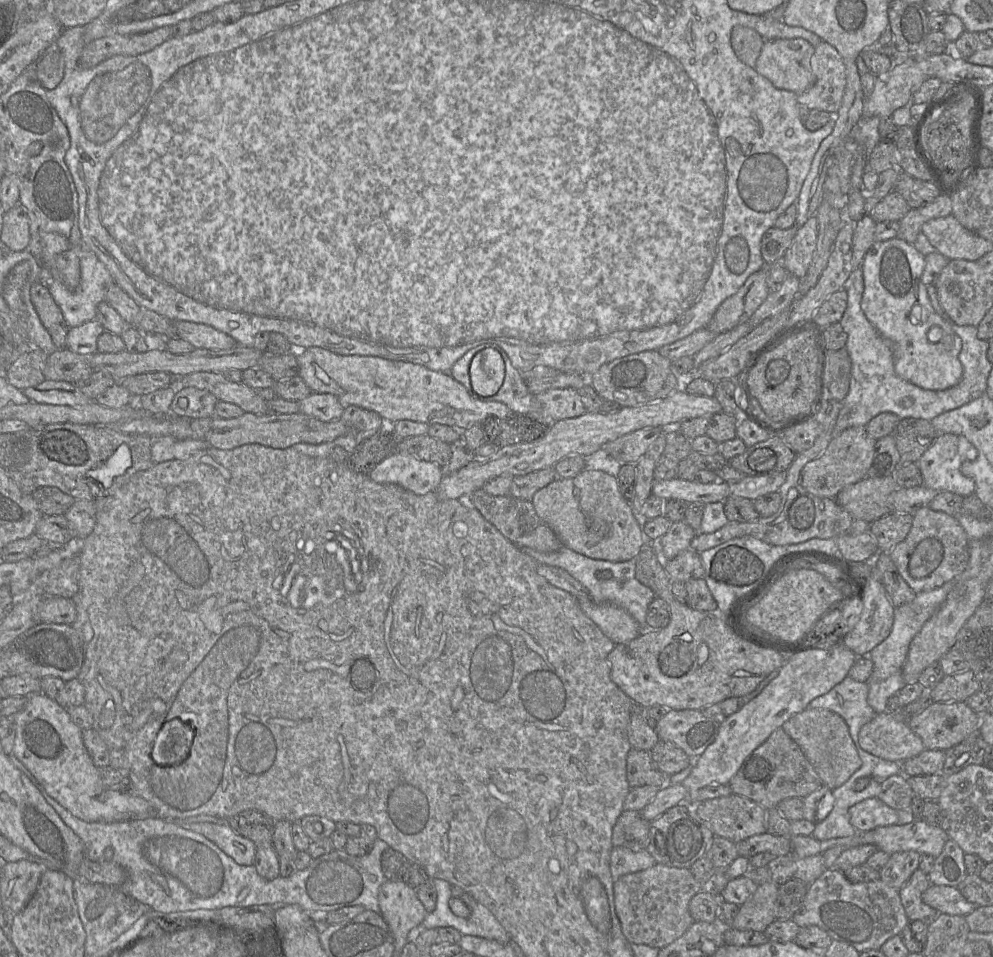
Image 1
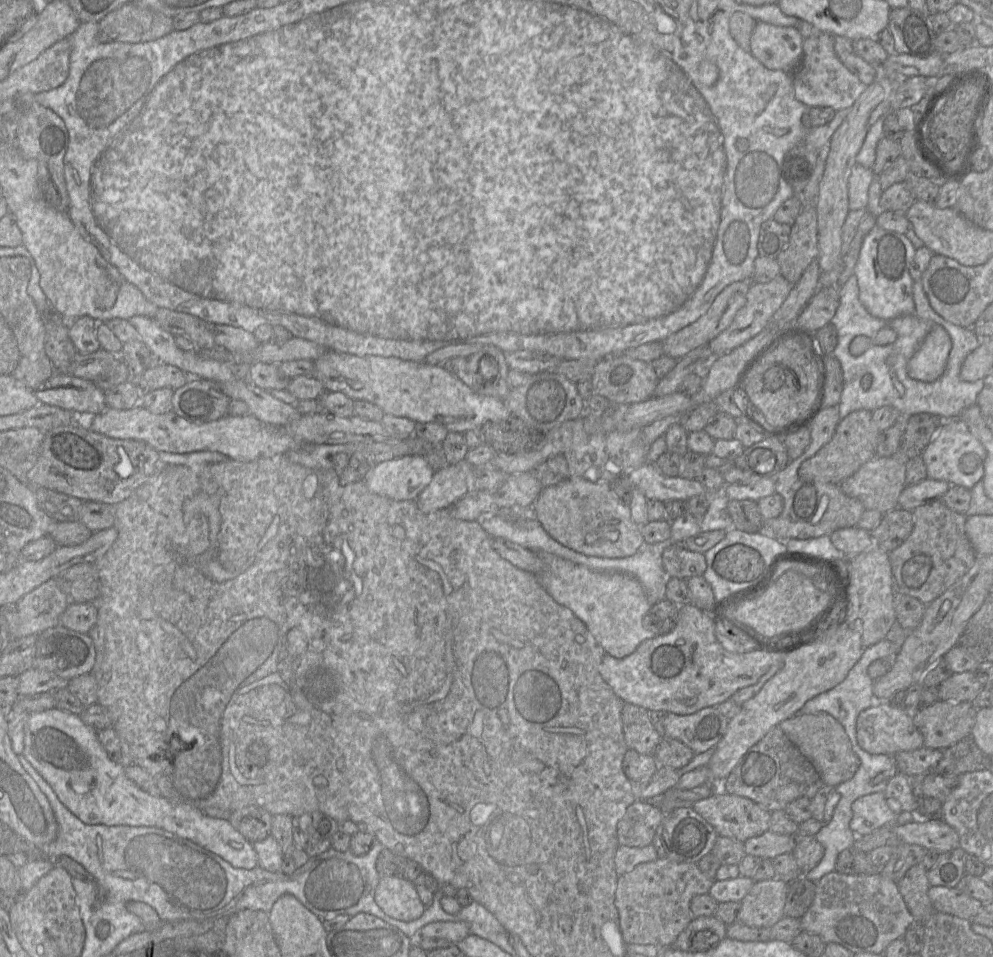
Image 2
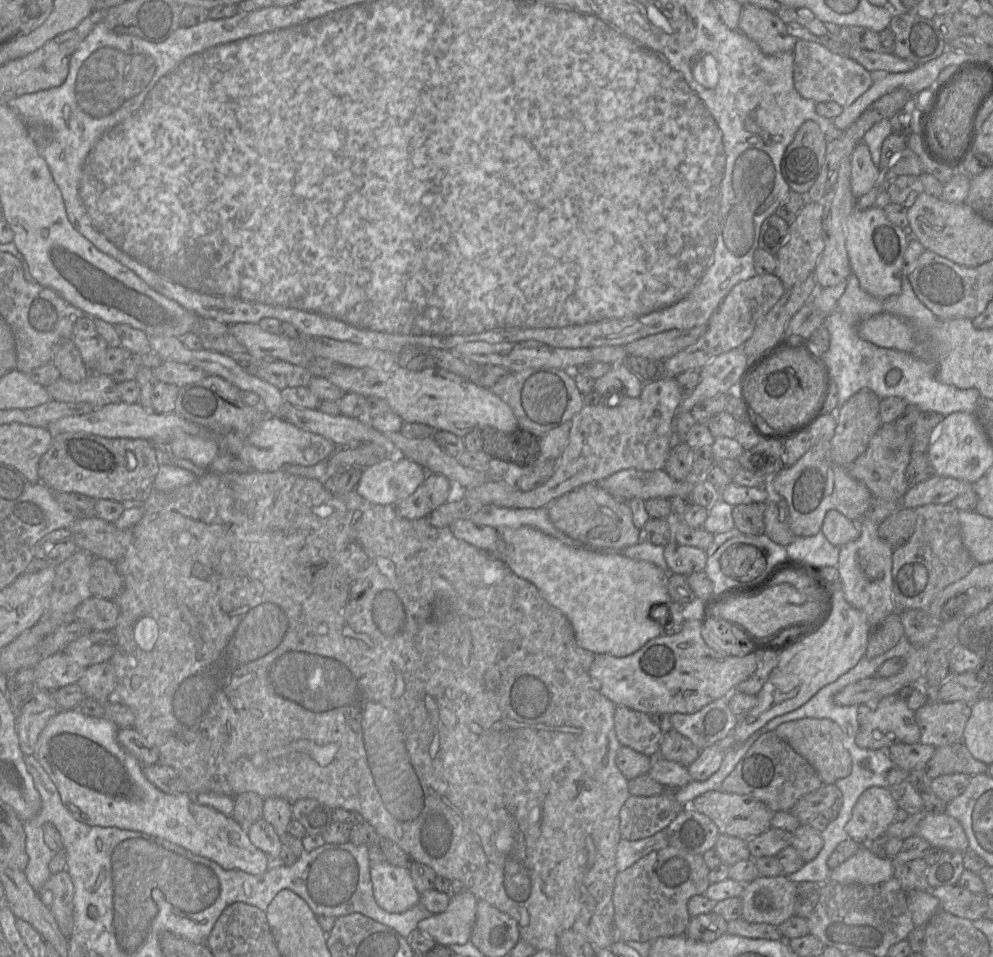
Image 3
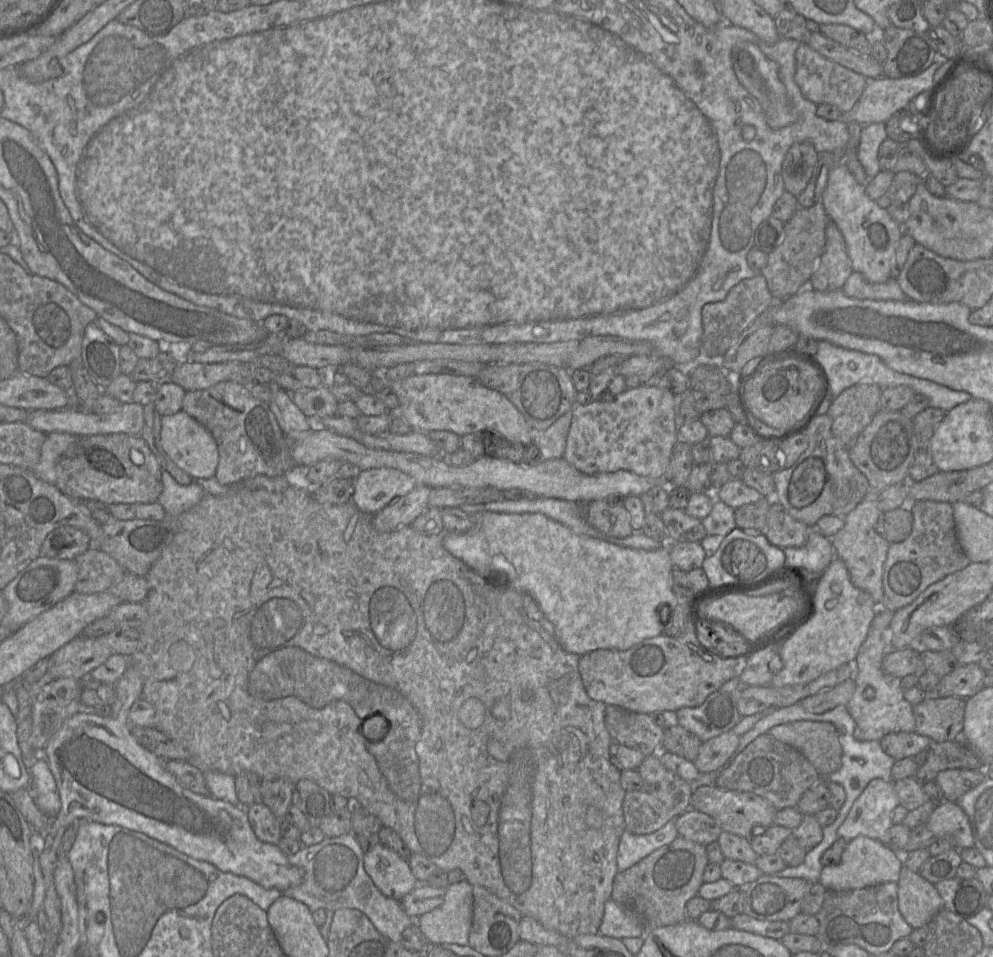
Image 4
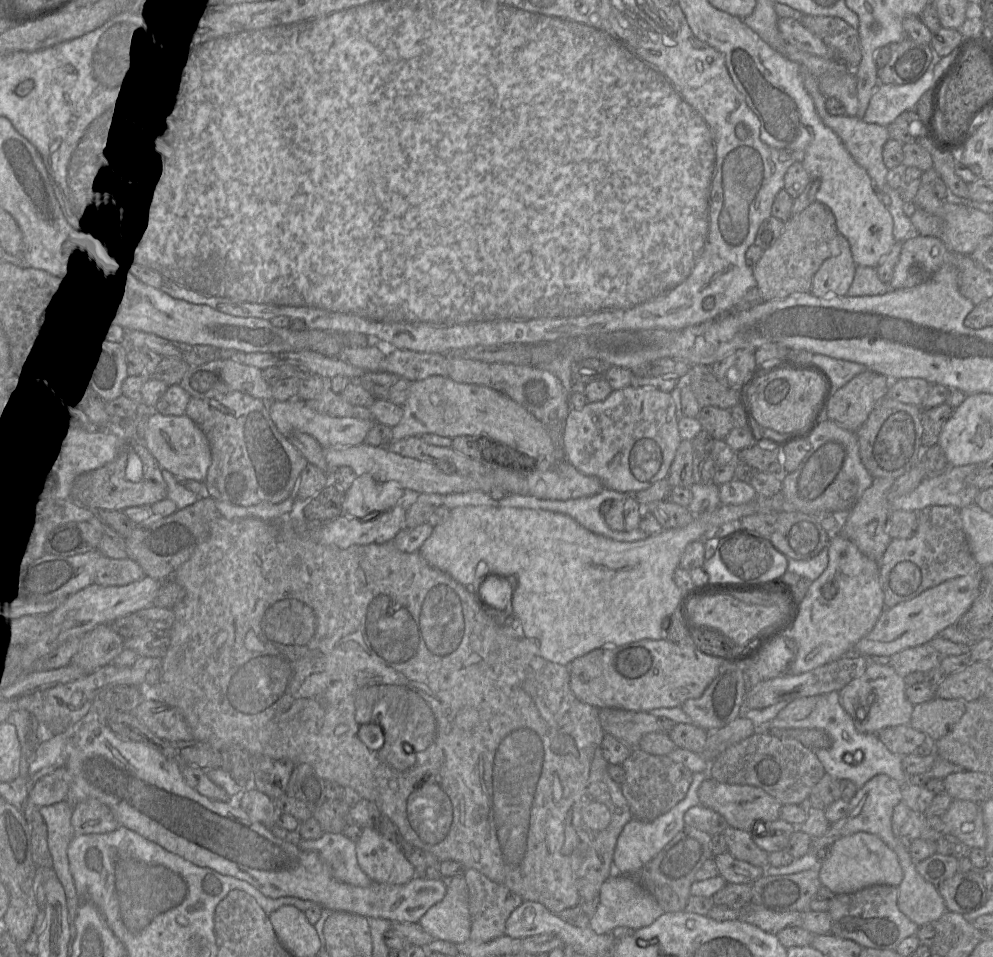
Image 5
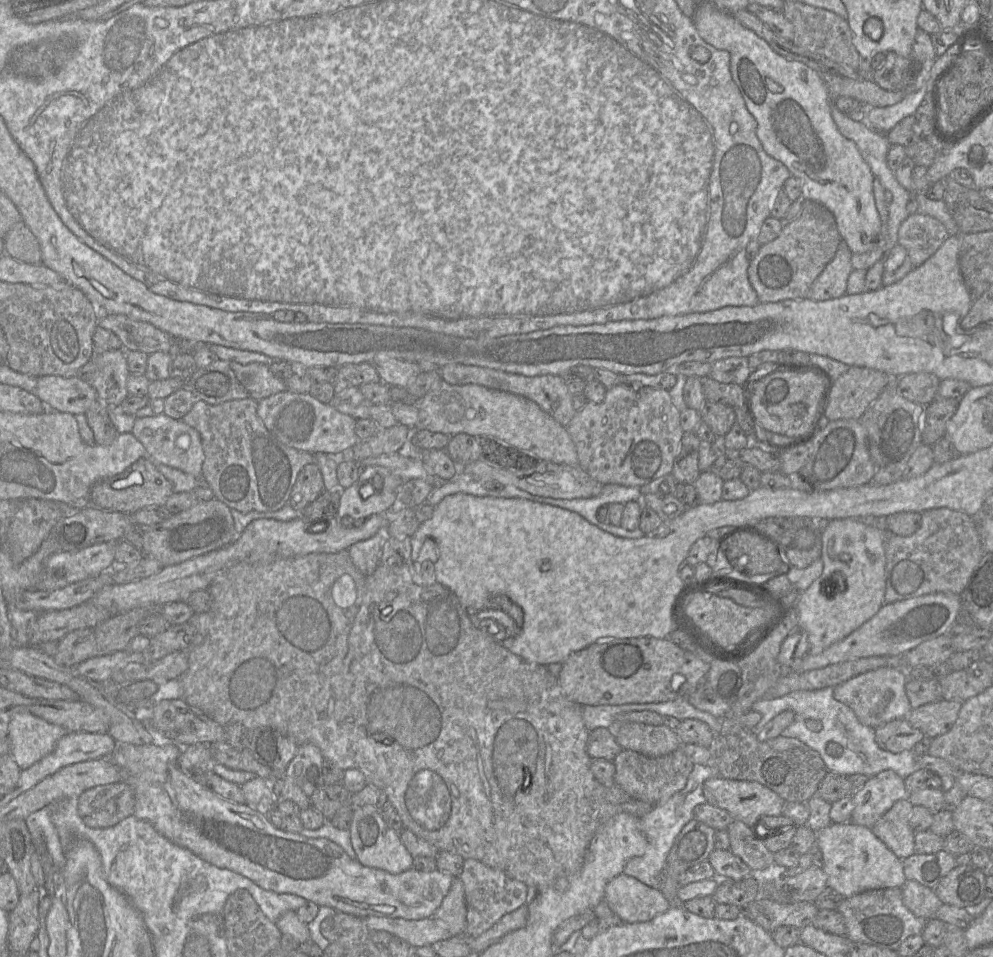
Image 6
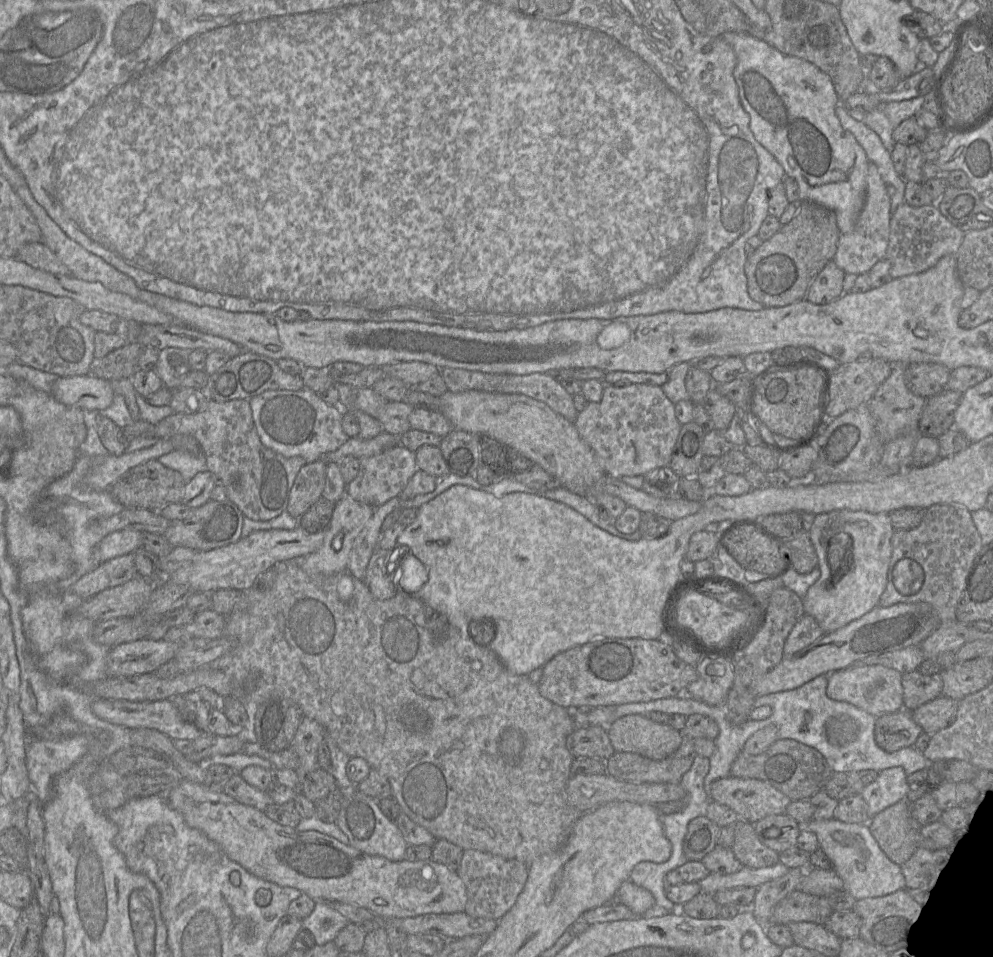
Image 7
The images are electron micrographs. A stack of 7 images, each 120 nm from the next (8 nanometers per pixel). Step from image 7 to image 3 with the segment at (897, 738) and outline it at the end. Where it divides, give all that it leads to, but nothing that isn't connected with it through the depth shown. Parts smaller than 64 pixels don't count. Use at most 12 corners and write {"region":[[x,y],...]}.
{"region":[[896,742],[887,748],[894,766],[924,766],[936,747]]}

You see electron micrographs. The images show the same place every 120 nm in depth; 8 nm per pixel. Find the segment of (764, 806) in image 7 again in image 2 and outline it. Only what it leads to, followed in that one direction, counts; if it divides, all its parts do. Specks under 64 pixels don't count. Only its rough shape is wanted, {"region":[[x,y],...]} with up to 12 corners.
{"region":[[722,789],[693,809],[741,843],[770,830],[771,812]]}

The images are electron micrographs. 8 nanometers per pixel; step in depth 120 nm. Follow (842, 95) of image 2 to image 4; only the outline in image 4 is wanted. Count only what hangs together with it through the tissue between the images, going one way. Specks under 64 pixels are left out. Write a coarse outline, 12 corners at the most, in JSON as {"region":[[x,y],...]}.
{"region":[[806,43],[796,50],[795,83],[816,105],[846,113],[866,77]]}

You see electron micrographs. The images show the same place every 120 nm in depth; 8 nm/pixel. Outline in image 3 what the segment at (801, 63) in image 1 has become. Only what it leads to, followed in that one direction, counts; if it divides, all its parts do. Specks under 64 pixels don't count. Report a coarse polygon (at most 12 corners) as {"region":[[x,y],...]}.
{"region":[[742,4],[738,30],[770,56],[797,43],[776,13]]}

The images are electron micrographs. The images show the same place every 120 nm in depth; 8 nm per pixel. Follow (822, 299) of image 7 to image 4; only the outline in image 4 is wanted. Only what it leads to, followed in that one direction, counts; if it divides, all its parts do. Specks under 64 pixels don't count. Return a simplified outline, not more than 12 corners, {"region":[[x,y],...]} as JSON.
{"region":[[837,225],[826,227],[826,244],[809,280],[820,292],[840,290],[853,273]]}

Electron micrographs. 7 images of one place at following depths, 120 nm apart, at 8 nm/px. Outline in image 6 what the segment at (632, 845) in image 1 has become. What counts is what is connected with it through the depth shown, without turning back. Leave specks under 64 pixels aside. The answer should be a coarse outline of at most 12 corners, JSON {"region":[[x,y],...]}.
{"region":[[681,747],[656,758],[622,749],[614,784],[631,799],[663,805],[694,763]]}

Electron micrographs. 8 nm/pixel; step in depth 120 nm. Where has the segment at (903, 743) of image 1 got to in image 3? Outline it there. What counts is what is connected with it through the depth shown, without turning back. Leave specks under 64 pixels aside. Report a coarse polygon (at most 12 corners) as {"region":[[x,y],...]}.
{"region":[[897,695],[858,706],[856,744],[885,750],[920,741]]}

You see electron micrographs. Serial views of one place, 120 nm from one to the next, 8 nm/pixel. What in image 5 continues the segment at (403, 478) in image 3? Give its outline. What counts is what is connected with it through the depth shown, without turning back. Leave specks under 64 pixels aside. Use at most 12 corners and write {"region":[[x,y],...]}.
{"region":[[357,476],[345,516],[371,520],[406,499],[396,481]]}

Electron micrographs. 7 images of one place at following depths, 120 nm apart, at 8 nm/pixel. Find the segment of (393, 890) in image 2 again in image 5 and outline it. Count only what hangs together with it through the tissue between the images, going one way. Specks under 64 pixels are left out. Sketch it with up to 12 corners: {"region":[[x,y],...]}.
{"region":[[375,828],[356,842],[360,868],[373,882],[405,884],[415,867]]}

